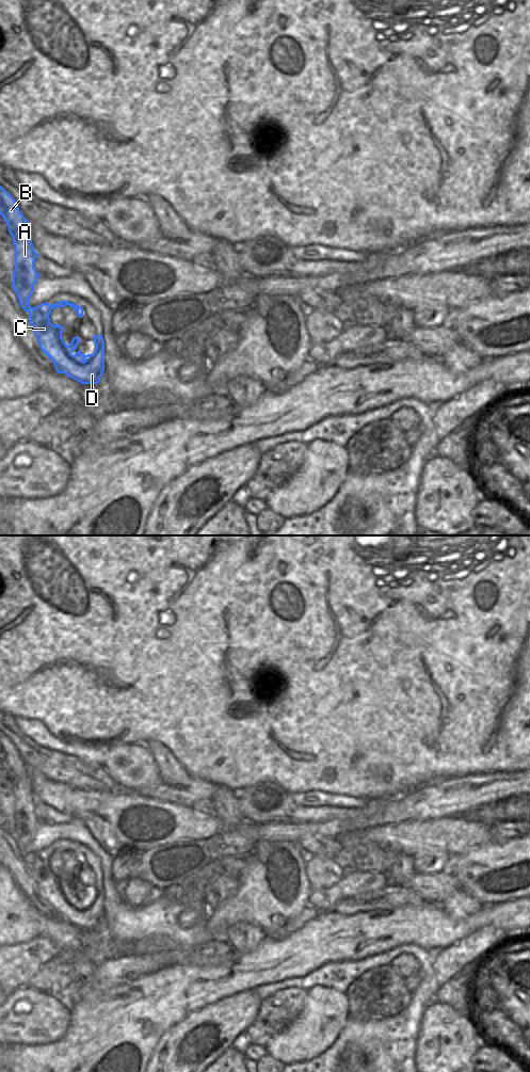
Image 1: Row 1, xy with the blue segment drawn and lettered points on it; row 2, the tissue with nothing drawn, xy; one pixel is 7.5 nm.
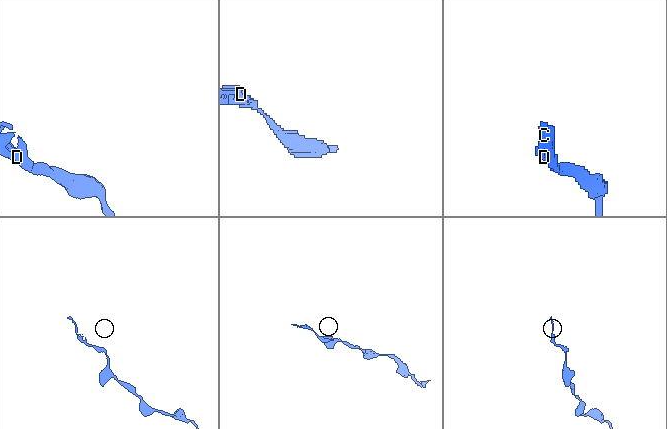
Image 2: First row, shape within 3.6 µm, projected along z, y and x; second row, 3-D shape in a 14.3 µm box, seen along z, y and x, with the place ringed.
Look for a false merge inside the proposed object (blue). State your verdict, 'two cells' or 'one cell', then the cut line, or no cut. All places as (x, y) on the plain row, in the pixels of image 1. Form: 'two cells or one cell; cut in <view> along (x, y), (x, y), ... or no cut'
one cell; no cut

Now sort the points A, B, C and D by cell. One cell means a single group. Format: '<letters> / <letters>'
A B C D

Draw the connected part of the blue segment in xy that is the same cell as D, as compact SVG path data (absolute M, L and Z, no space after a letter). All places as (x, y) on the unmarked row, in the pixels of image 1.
M1 732L0 762L4 765L9 773L9 779L13 784L13 790L15 793L15 816L13 818L12 834L17 839L19 850L23 857L28 858L30 861L30 869L34 876L41 895L53 908L58 919L65 919L81 930L98 930L105 917L105 886L102 881L94 881L96 895L93 900L84 901L79 896L75 901L73 901L71 898L77 895L79 890L79 882L74 883L70 891L67 892L62 884L64 873L61 873L60 870L53 871L49 864L49 861L54 853L59 854L67 851L73 853L80 864L83 864L83 854L67 847L59 847L52 851L50 851L49 848L46 848L34 854L30 852L30 844L34 837L34 831L41 822L34 814L35 804L39 801L34 797L32 790L32 771L23 763L13 742Z

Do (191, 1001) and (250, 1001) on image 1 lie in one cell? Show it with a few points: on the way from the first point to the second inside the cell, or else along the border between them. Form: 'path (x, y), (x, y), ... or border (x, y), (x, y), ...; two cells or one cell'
border (241, 991), (194, 1010); two cells

